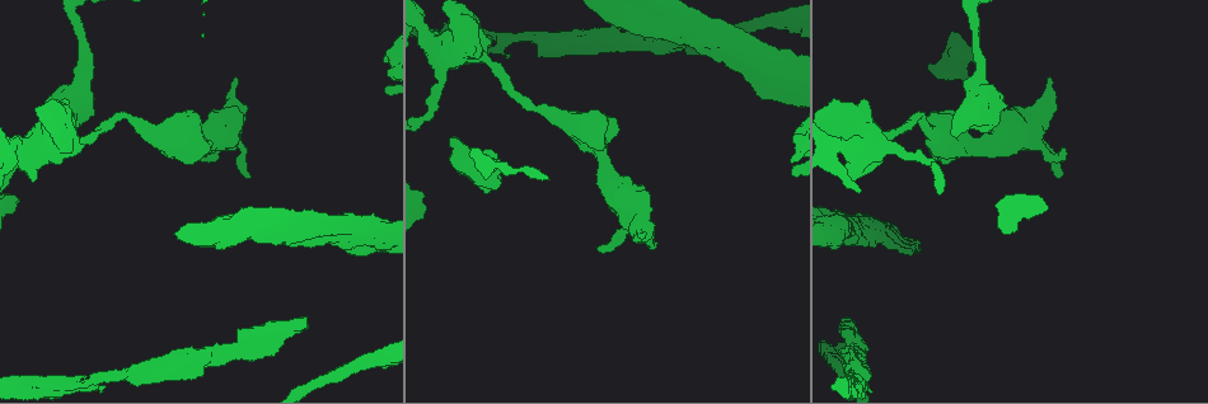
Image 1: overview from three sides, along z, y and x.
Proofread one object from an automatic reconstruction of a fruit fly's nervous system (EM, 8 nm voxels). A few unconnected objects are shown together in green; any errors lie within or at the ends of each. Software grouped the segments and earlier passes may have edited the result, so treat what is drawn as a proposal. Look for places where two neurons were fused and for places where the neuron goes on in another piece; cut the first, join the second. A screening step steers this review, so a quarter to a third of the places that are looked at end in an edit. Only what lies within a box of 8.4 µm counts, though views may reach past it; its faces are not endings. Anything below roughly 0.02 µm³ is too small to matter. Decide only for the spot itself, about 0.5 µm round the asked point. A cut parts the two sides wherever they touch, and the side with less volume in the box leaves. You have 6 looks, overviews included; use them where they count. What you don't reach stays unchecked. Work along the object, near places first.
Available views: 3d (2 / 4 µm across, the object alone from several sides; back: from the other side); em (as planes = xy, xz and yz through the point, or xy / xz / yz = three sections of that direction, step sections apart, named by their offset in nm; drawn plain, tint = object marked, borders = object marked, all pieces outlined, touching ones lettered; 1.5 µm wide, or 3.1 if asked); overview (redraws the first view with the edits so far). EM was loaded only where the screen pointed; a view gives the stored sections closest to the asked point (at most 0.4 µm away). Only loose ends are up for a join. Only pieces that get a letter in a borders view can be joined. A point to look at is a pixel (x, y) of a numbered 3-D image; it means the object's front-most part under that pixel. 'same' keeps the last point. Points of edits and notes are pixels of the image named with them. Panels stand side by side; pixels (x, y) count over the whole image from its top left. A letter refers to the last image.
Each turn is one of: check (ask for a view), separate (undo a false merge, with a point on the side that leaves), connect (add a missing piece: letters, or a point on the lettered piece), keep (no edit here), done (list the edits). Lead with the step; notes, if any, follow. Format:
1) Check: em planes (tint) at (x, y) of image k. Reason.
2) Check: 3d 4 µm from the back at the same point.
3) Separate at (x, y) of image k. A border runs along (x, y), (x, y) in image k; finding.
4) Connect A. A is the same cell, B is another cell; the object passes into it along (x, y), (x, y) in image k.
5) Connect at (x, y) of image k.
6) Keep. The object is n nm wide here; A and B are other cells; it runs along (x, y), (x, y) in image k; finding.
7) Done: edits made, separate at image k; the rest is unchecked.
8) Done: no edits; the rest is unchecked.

Check: em planes (borders) at (491, 66) of image 1.

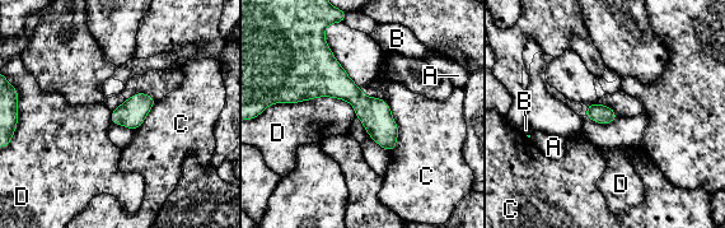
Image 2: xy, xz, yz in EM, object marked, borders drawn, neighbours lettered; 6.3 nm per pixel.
Keep. A, B, C and D are other cells; a border runs along (275, 103), (336, 97), (356, 116) in image 2; continuous, no second neuron.

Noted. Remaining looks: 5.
Check: em xz step 8 (borders) at (456, 142) of image 1. Branch stops here.

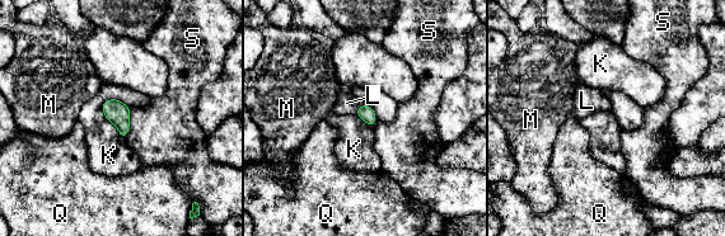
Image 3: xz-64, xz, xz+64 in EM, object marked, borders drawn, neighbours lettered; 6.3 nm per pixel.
Connect L. The longest contact is with K, 280 nm; L is the same cell, K, M, Q and S are other cells; the object passes into it along (365, 113), (358, 107), (346, 103) in image 3; the neuron continues.

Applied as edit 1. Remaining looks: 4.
Check: overview. Redraw.

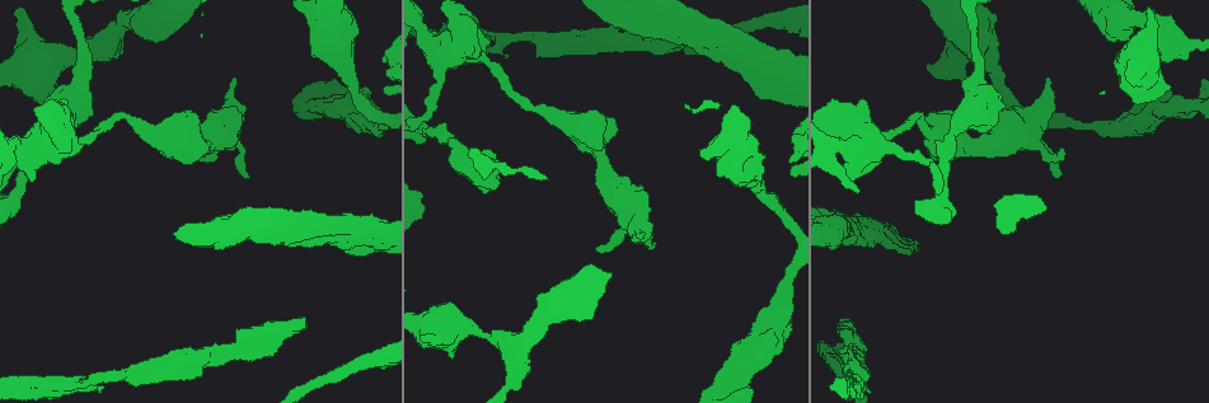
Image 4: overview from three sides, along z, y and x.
Check: em planes (plain) at (1161, 43) of image 4. Branch point.

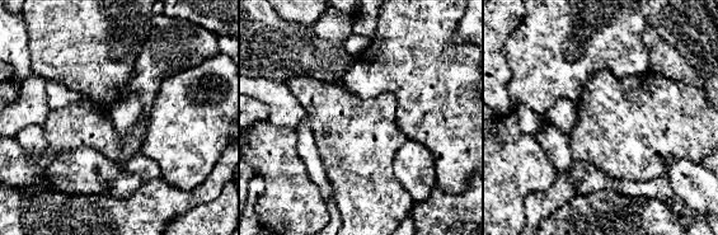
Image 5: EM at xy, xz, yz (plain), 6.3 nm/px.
Check: em planes (borders) at the same point. See the neighbours.

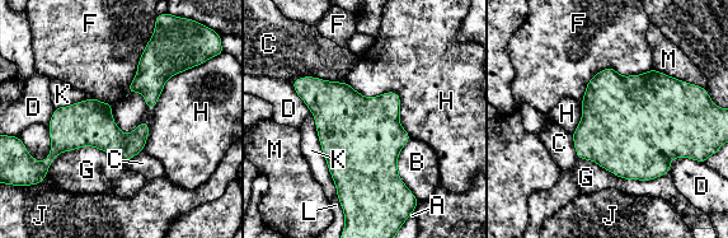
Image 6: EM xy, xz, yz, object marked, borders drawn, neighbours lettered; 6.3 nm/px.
Keep. The object is 500 nm wide here; A, B, C, D, F, G, H, J, K, L and M are other cells; a border runs along (411, 138), (398, 174), (419, 201) in image 6; continuous, no second neuron.

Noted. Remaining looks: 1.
Done: edits made, connect at image 3; the rest is unchecked.

